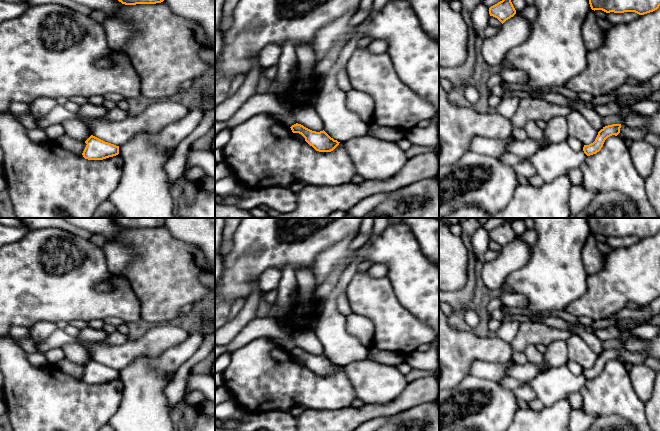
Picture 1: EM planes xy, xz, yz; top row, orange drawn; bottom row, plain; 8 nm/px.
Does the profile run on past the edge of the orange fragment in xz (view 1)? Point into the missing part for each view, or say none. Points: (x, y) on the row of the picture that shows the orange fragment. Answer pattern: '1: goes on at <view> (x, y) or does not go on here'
1: does not go on here

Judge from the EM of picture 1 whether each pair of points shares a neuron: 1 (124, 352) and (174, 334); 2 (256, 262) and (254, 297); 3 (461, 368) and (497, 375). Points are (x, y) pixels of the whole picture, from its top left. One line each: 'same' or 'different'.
1: same
2: different
3: different

